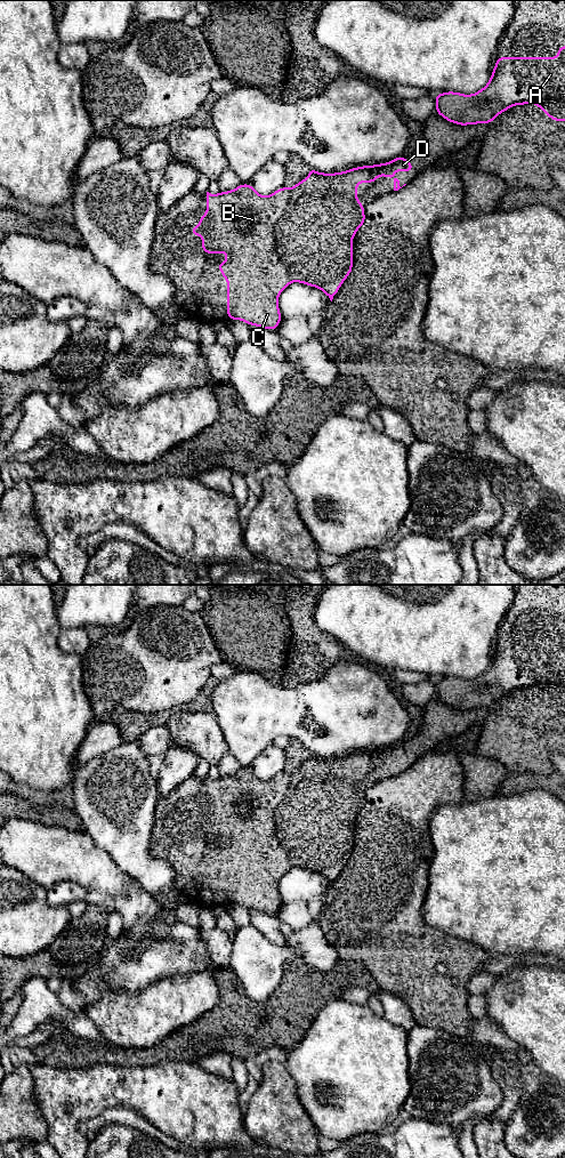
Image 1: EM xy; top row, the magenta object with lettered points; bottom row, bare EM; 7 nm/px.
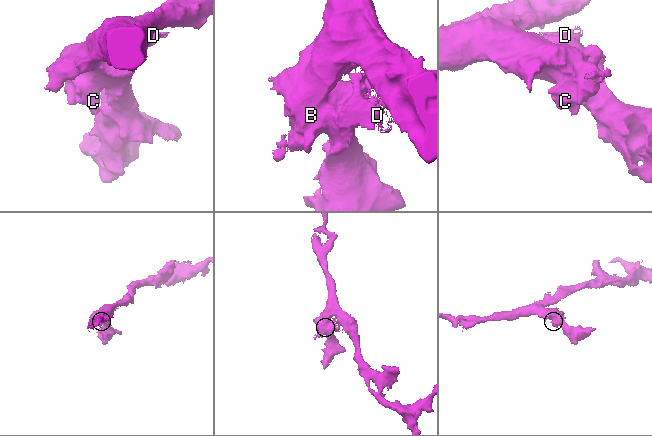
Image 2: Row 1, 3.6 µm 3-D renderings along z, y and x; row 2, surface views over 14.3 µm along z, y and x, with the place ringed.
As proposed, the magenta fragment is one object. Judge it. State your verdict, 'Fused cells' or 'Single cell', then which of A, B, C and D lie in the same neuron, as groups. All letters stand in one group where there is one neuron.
Fused cells. Groups: A B C / D

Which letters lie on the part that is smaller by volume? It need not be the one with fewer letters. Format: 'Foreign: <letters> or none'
Foreign: D

